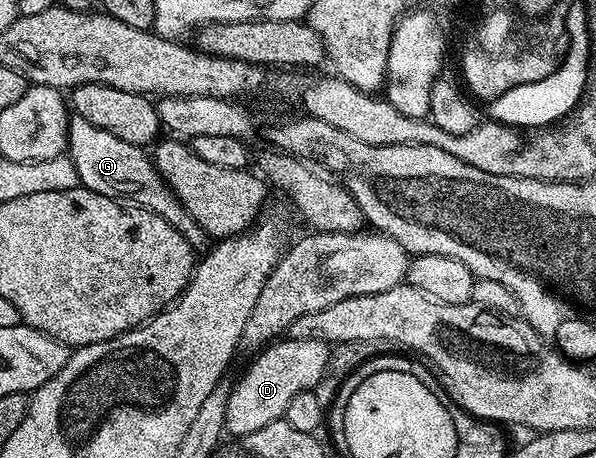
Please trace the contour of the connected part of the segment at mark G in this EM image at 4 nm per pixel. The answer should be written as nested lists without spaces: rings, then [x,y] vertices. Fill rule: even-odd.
[[[70,114],[67,156],[74,163],[80,186],[103,197],[120,199],[134,207],[154,211],[191,244],[206,242],[204,229],[193,220],[191,213],[187,213],[187,209],[183,209],[173,190],[165,184],[145,147],[131,145],[131,141],[123,141],[115,137],[115,133],[107,133],[107,129],[99,129],[97,125],[91,125],[91,121],[83,121],[83,117]]]

